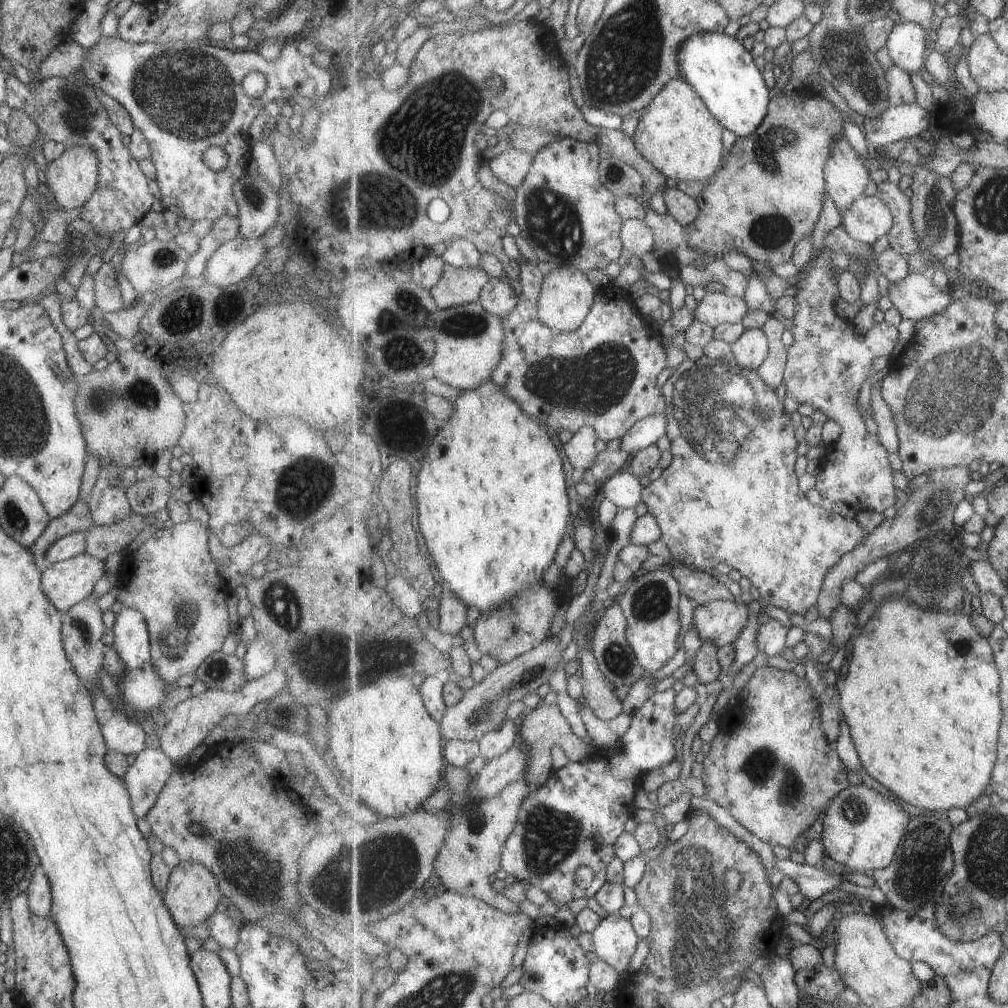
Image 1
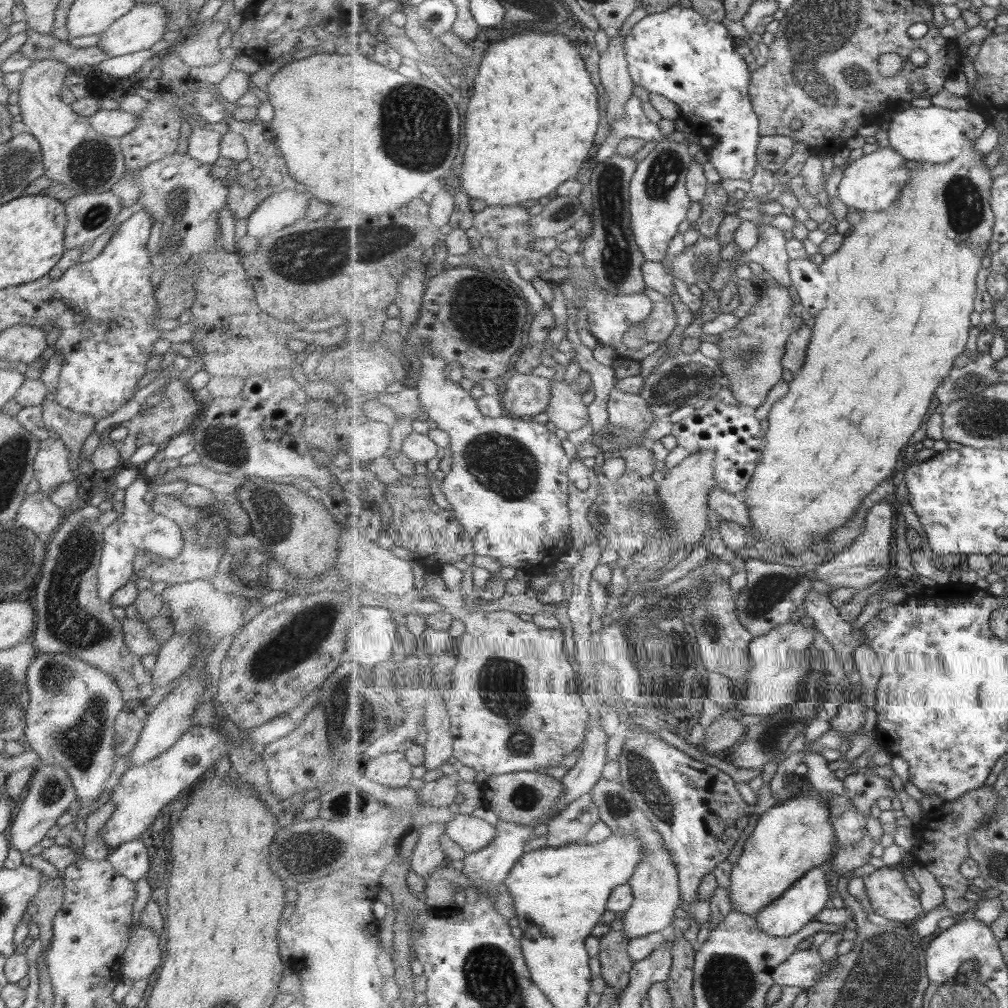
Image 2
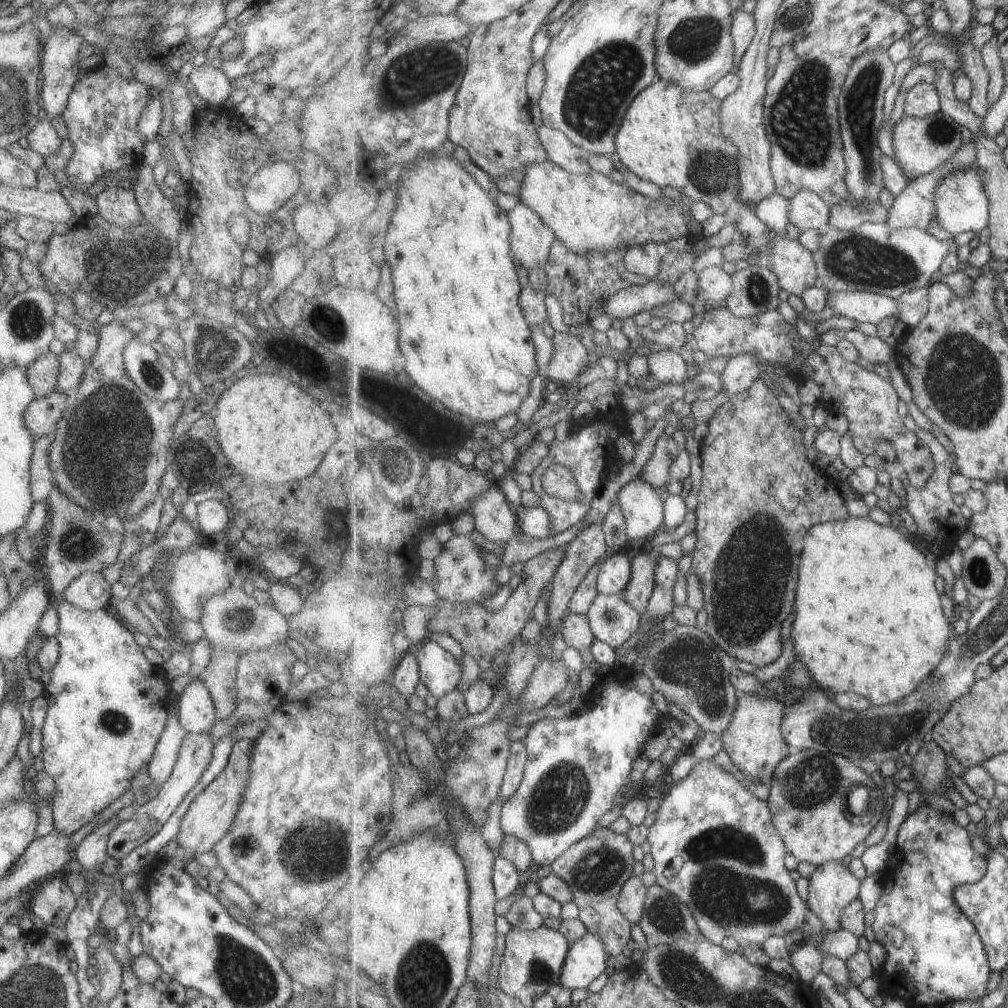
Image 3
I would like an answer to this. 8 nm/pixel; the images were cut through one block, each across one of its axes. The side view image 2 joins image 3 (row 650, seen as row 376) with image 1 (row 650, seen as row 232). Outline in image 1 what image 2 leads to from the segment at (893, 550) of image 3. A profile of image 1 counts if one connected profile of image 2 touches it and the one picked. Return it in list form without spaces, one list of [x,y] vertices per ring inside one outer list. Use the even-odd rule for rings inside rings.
[[[905,594],[888,596],[884,601],[878,603],[866,625],[855,635],[849,674],[843,677],[838,676],[835,686],[840,691],[840,705],[844,712],[844,720],[850,728],[851,738],[855,743],[863,767],[872,778],[891,790],[898,798],[919,809],[944,814],[953,807],[965,810],[970,802],[977,800],[983,794],[985,786],[992,781],[992,772],[998,757],[998,740],[1004,708],[1001,698],[1002,678],[992,643],[973,626],[971,617],[963,614],[961,608],[954,611],[927,610]]]

